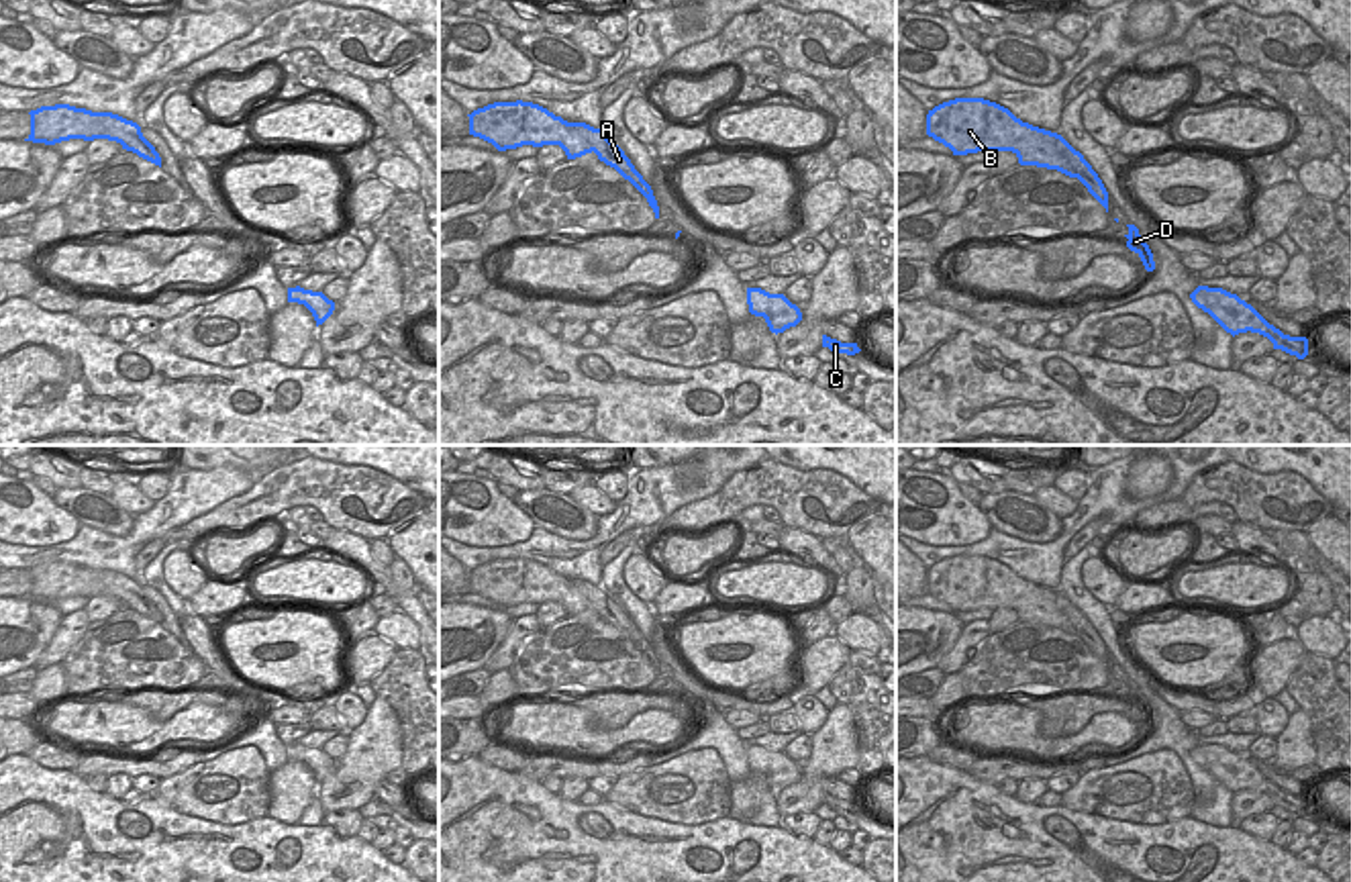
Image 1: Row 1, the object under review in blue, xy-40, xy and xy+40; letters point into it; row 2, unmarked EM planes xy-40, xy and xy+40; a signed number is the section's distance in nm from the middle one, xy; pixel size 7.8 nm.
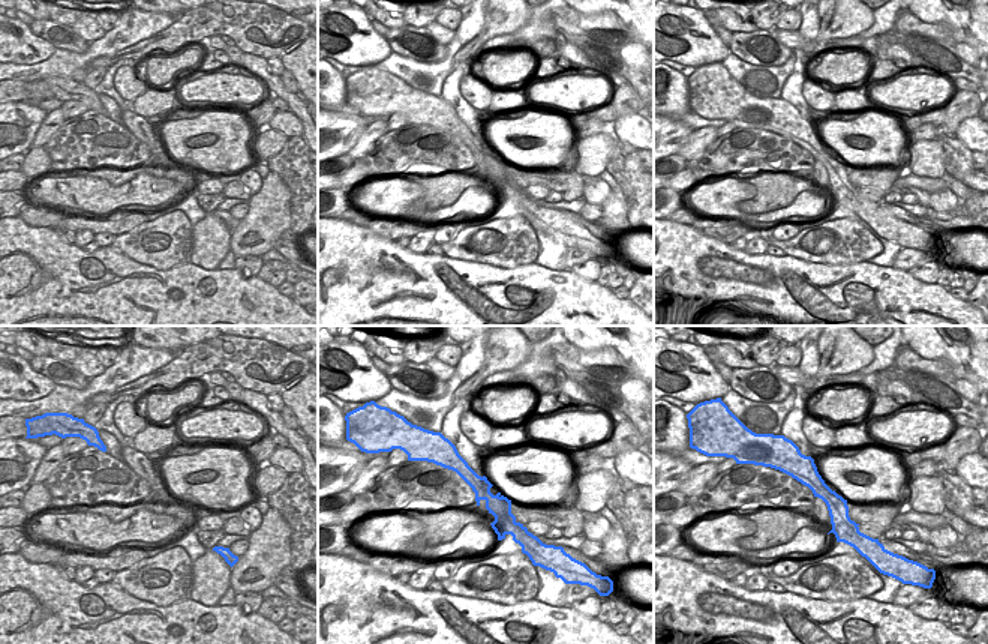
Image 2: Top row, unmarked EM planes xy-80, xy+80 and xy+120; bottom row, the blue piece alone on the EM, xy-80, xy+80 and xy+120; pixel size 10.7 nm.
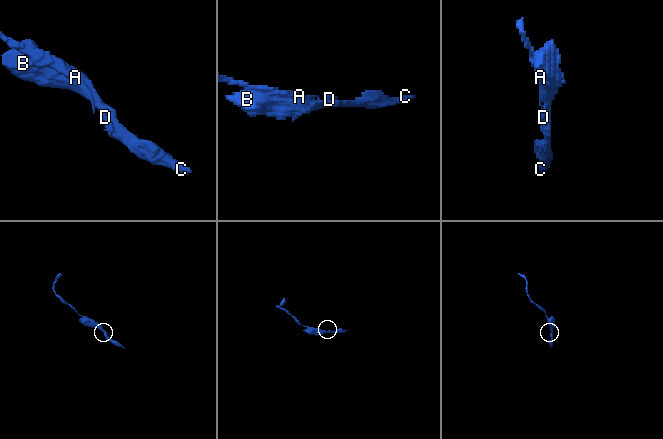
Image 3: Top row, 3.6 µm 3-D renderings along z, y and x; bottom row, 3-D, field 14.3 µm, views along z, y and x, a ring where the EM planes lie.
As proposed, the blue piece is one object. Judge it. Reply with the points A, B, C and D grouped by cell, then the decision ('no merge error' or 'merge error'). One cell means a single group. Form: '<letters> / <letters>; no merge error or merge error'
A / B C D; merge error

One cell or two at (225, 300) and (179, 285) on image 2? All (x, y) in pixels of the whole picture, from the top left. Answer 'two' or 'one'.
one

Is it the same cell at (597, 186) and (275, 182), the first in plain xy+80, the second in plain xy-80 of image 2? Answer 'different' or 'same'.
different

